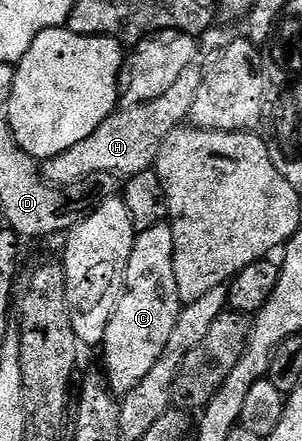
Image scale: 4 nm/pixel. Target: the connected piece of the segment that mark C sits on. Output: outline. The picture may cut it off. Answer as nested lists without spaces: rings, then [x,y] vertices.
[[[167,223],[149,227],[149,231],[138,234],[133,243],[125,270],[127,290],[111,309],[101,346],[102,368],[111,392],[116,395],[133,391],[133,387],[153,371],[153,363],[161,359],[161,351],[165,351],[165,343],[169,343],[169,335],[173,335],[173,327],[177,327],[181,295],[177,291],[177,275],[173,275],[174,254],[173,231]]]

